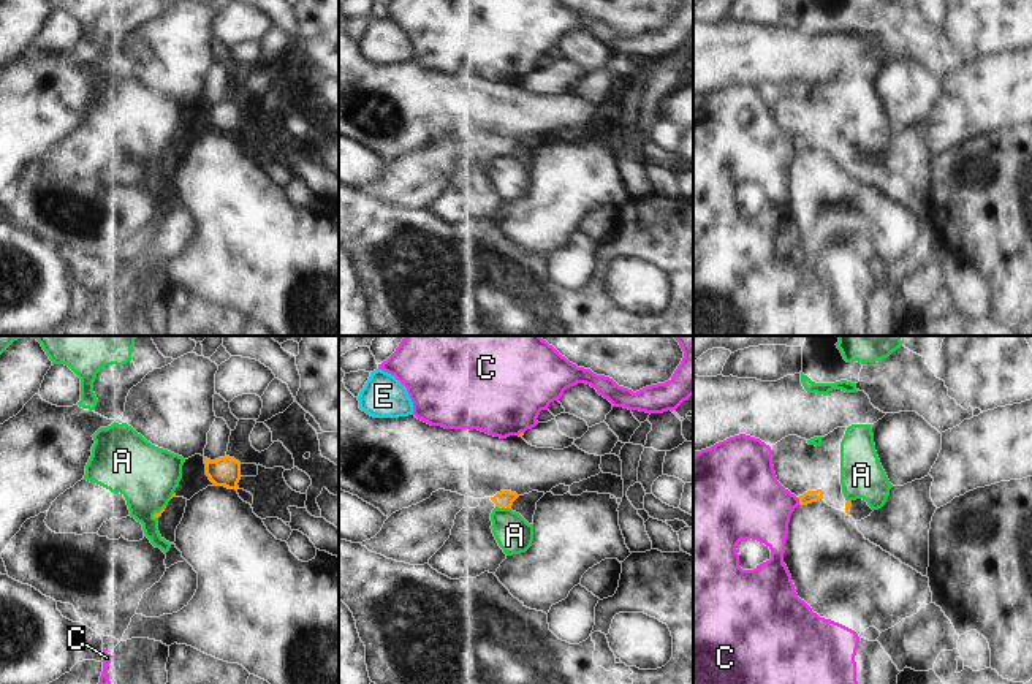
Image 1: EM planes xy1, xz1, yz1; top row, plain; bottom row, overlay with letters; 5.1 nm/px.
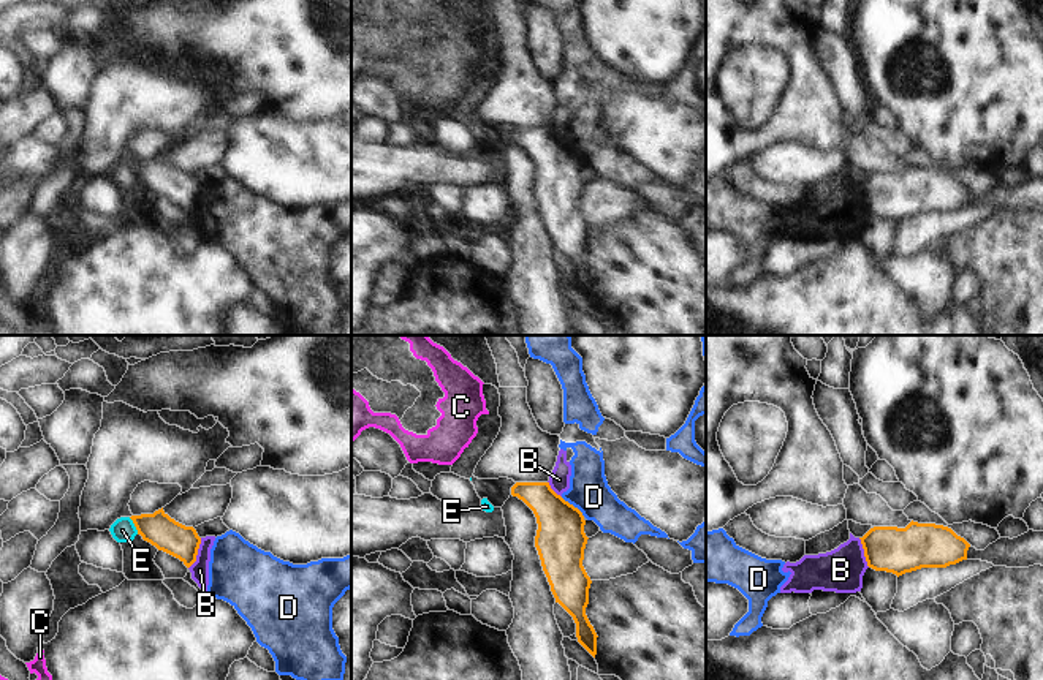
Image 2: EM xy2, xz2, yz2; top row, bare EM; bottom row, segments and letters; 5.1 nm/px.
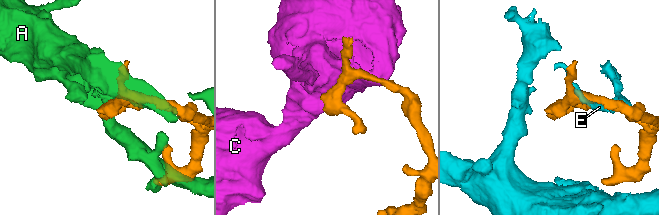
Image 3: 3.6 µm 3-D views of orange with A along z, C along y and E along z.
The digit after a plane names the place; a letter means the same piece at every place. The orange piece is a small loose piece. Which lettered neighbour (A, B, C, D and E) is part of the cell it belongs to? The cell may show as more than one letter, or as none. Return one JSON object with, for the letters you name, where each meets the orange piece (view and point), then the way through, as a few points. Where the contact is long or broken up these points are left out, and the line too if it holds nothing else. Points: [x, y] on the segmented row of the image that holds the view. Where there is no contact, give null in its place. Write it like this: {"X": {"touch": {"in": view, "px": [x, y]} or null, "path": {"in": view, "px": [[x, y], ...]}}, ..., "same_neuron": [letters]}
{"same_neuron": []}

